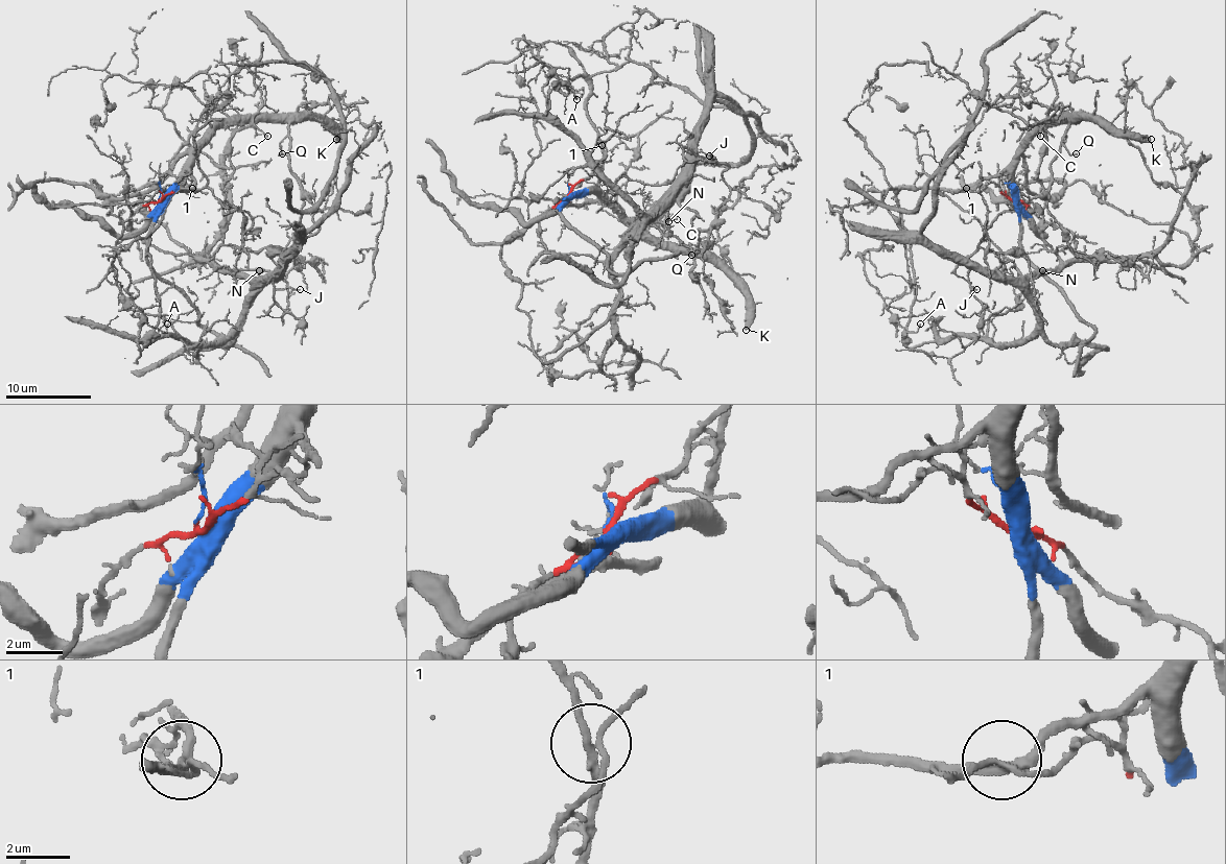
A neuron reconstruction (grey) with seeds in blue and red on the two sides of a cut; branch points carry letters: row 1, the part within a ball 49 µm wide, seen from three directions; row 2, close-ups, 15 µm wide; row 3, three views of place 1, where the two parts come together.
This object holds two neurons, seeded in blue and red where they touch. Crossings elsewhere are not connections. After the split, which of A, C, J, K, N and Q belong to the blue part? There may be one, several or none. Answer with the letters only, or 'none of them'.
A, K, Q

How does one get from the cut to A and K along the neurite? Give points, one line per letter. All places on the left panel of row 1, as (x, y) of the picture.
A: (161, 201), (186, 171), (192, 177), (190, 190), (178, 188), (147, 248), (159, 328), (165, 332), (167, 324)
K: (161, 201), (186, 161), (229, 122), (320, 119), (336, 139)

